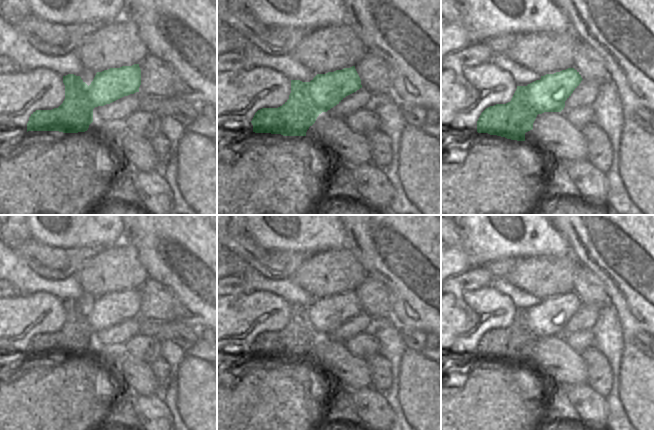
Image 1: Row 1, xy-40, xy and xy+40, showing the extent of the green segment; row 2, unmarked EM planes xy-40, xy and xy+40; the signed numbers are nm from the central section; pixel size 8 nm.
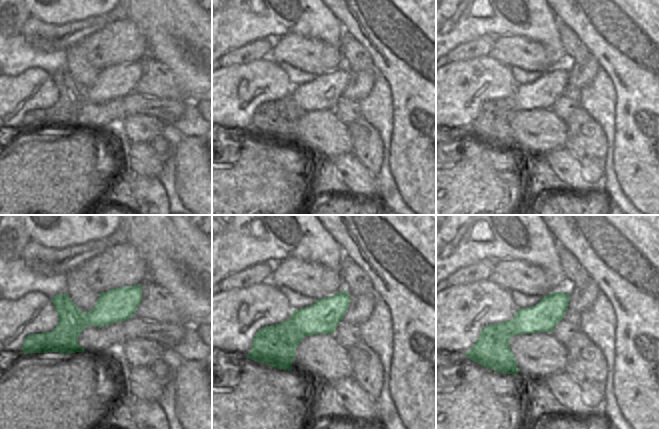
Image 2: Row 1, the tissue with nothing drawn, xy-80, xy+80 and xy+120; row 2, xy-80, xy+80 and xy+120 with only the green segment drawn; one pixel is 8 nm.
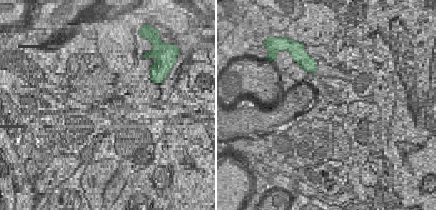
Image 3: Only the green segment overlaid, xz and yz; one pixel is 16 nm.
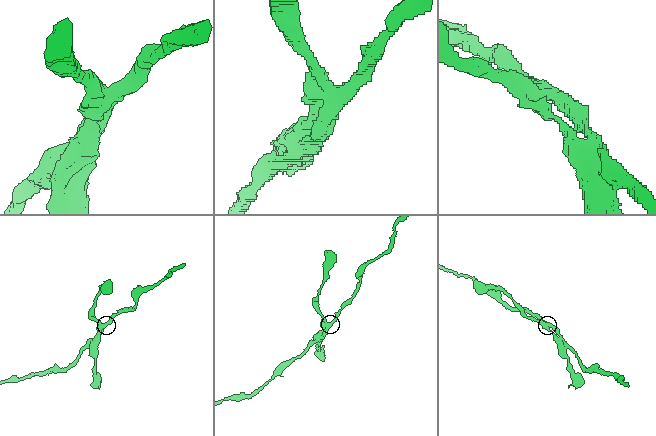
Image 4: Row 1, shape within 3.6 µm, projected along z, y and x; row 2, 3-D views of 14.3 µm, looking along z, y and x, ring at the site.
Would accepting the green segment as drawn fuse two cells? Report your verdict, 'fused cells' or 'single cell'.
fused cells

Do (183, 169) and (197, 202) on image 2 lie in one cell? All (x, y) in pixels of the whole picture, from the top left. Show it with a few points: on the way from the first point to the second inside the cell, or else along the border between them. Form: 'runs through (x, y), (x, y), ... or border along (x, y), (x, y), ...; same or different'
runs through (191, 177), (197, 183), (197, 194); same

